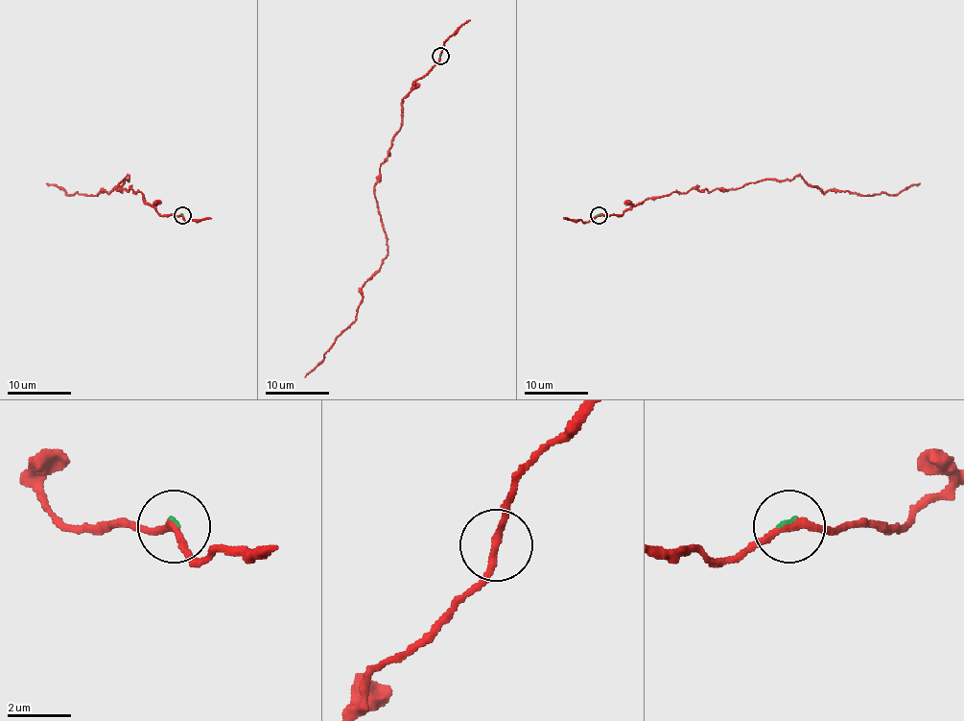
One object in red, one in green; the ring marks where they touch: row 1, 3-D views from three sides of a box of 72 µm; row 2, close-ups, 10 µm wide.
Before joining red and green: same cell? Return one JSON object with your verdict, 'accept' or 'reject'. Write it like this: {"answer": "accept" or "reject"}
{"answer": "reject"}

